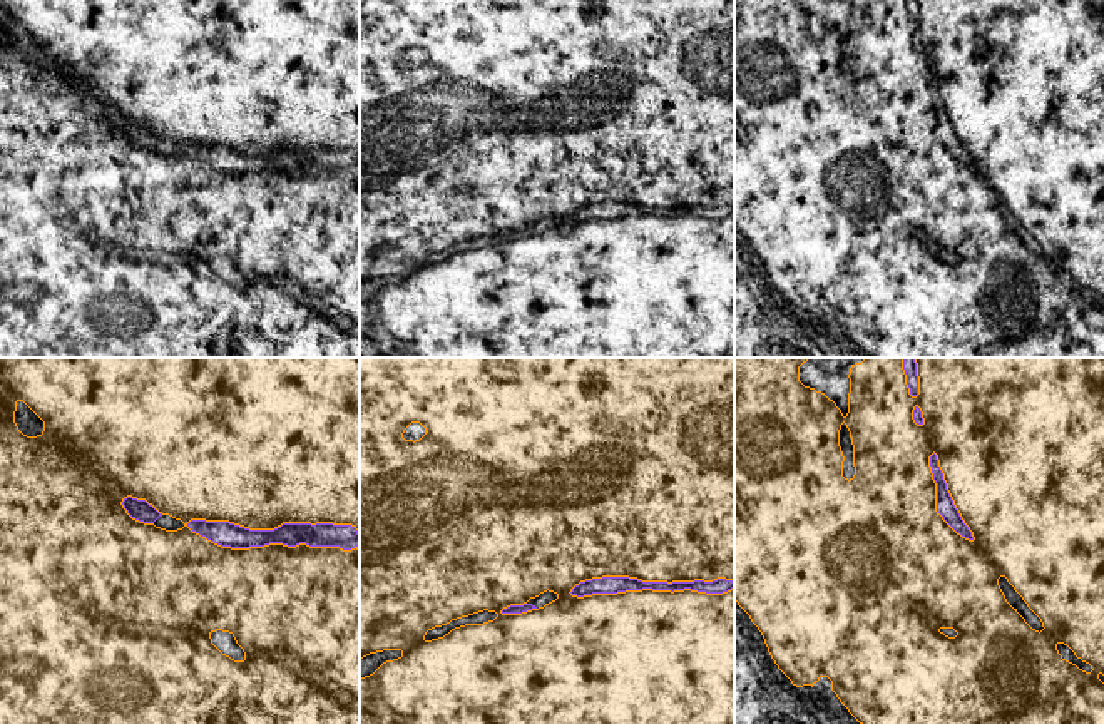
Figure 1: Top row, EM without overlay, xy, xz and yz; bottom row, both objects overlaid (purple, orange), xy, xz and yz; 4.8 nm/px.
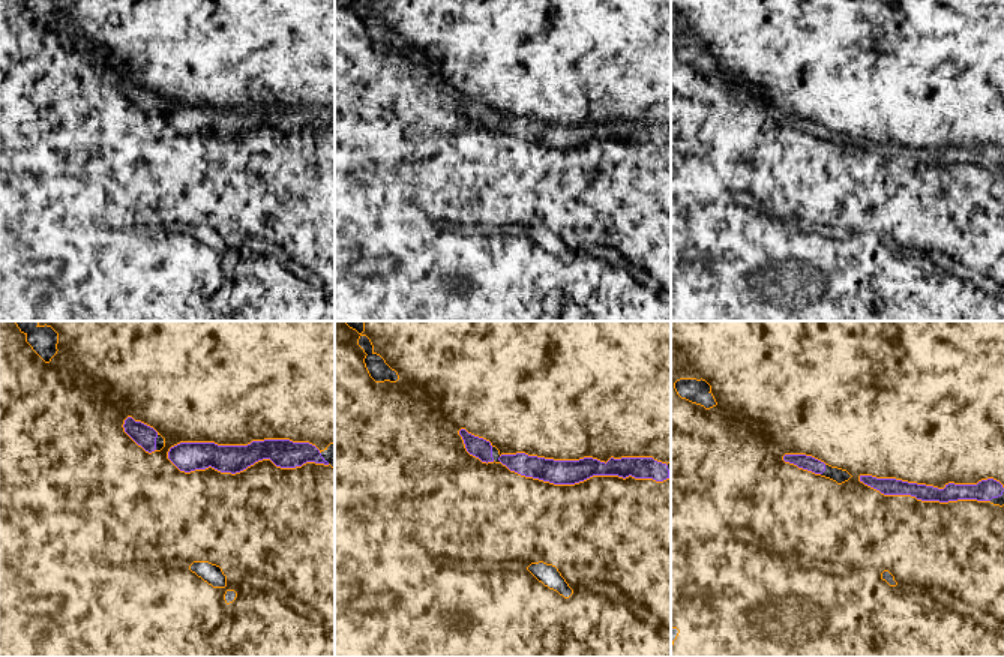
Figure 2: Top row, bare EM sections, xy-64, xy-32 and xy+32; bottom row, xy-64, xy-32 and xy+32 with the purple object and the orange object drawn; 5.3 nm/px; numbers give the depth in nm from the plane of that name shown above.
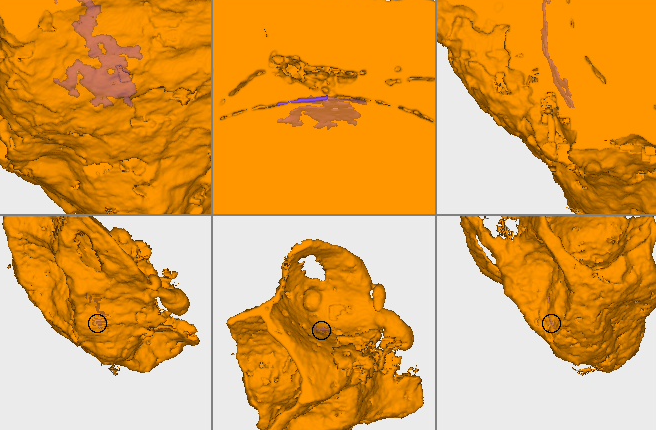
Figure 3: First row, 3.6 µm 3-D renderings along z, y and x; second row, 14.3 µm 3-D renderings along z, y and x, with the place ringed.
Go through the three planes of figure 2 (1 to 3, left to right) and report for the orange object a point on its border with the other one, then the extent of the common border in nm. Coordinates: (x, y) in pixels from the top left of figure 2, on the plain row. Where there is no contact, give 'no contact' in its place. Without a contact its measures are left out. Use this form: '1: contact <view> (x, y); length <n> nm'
1: contact xy-64 (246, 131); length 850 nm
2: contact xy-32 (584, 143); length 900 nm
3: contact xy+32 (931, 150); length 800 nm

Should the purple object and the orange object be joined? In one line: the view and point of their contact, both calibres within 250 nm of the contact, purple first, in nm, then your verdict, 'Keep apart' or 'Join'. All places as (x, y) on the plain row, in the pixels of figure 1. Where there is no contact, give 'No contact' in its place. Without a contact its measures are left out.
Touches purple at xy (271, 168). Thickness 120 nm (purple) against 480 nm. Join

